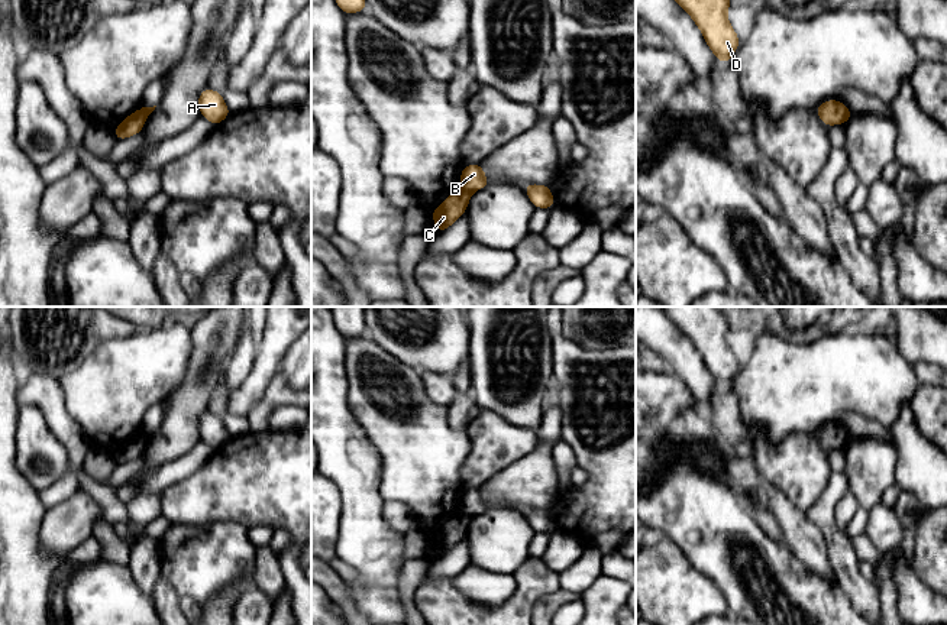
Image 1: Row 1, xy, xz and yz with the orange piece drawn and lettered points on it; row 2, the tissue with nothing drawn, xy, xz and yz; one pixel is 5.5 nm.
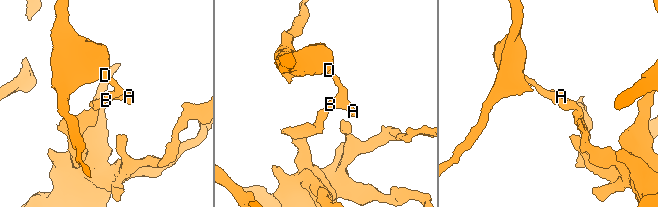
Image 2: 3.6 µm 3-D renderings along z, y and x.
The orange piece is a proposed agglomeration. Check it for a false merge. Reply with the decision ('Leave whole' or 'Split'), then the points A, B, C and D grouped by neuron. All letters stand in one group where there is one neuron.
Split. Groups: A B D / C

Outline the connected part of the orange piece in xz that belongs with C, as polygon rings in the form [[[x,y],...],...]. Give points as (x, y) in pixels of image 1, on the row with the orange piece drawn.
[[[459,187],[443,201],[442,205],[432,211],[432,218],[436,223],[434,229],[439,234],[466,213],[469,200],[471,192]]]

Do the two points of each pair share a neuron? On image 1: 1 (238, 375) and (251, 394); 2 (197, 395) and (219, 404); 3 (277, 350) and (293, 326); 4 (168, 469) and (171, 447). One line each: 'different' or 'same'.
1: different
2: different
3: same
4: different

